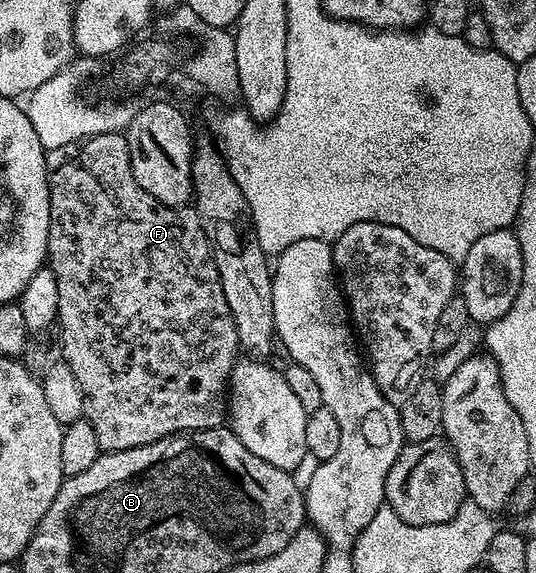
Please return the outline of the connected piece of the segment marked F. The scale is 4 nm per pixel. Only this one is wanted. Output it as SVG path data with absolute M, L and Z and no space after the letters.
M112 131L111 133L103 133L102 135L94 135L92 139L86 139L80 144L77 156L64 165L58 171L52 172L49 176L49 200L51 201L51 221L49 222L49 253L47 256L48 270L53 272L57 288L59 289L59 309L57 310L56 330L61 330L59 340L61 342L61 358L71 369L71 373L75 373L75 381L79 381L79 389L83 393L83 409L85 414L83 418L89 422L91 429L95 429L95 438L99 441L102 452L126 451L127 449L135 449L142 447L148 443L159 441L168 435L179 435L191 431L206 431L212 427L222 426L227 419L227 392L229 389L229 374L233 372L233 365L239 355L239 344L237 342L237 330L235 329L235 321L231 317L231 309L227 305L227 297L223 297L223 285L219 279L217 266L213 260L213 248L209 245L209 238L205 236L203 225L199 221L196 210L192 206L168 207L159 201L155 201L155 197L151 197L151 193L147 193L147 189L143 189L143 185L139 185L139 181L135 181L135 173L131 169L131 157L129 156L129 141L122 132Z

